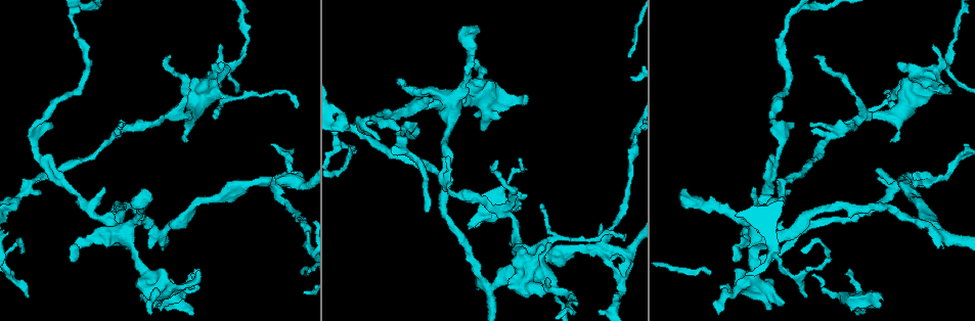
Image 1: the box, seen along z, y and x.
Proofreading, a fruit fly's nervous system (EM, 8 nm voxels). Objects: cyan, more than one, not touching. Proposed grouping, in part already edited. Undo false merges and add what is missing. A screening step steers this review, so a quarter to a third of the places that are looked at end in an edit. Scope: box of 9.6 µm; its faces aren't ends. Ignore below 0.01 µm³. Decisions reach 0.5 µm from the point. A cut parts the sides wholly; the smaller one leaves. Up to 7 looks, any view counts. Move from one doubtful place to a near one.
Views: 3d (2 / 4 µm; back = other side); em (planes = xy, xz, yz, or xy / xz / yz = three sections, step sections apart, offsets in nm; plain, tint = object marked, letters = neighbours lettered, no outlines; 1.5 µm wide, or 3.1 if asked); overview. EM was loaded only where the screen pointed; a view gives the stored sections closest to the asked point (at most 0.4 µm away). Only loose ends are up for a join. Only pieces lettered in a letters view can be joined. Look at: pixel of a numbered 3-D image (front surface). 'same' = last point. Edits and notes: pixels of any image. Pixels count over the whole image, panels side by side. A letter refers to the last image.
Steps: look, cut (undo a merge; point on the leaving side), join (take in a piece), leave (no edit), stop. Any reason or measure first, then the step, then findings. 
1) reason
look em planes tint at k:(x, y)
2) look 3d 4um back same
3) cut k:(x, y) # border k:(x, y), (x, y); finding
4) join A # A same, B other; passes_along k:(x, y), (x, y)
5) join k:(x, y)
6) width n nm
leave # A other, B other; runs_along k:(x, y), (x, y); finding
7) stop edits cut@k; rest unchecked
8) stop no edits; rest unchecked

branch stops here
look em planes tint at 1:(75, 261)

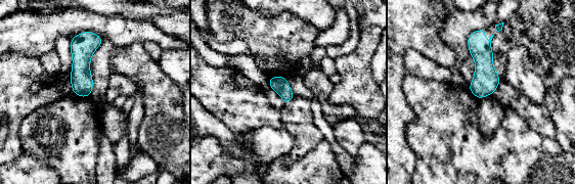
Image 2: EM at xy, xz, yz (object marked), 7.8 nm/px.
see the neighbours
look em planes letters same

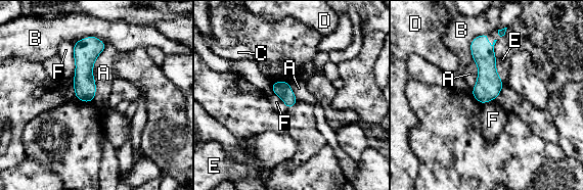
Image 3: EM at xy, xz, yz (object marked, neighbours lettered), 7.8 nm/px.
longest_contact A 440 nm
leave # A other, B other, C other, D other, E other, F other; border 3:(106, 46), (93, 65), (92, 100); no lettered piece goes on from it

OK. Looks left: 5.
an open end
look em planes tint at 1:(811, 123)

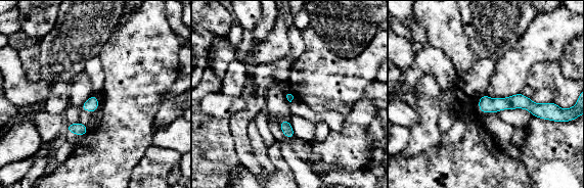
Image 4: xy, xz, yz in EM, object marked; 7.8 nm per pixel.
look em planes letters same

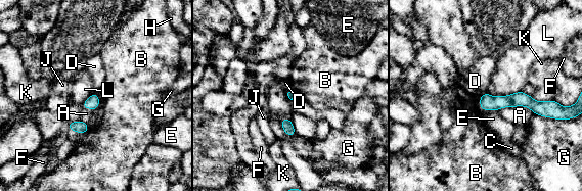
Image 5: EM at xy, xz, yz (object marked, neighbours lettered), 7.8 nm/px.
longest_contact A 280 nm
leave # A other, B other, C other, D other, E other, F other, G other, H other, J other, K other, L other; border 5:(521, 90), (499, 96), (487, 93); none of them fits

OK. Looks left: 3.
free end
look 3d 2um at 1:(624, 237)

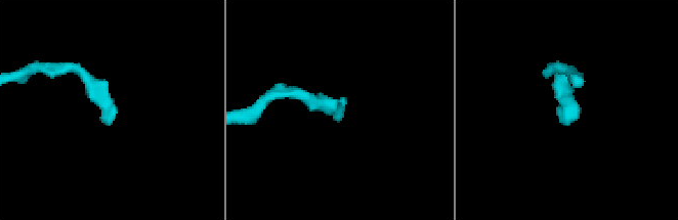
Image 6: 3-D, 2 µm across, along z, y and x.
look em yz step 8 letters at 6:(106, 123)

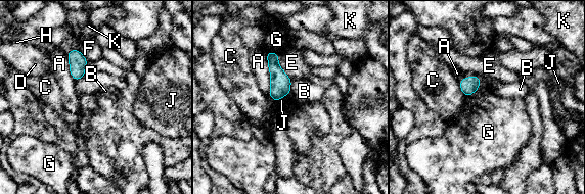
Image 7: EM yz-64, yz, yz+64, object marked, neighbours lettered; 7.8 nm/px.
leave # A other, B other, C other, D other, E other, F other, G other, H other, J other, K other; border 7:(77, 48), (66, 52); none of them fits

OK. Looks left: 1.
stop no edits; rest unchecked

